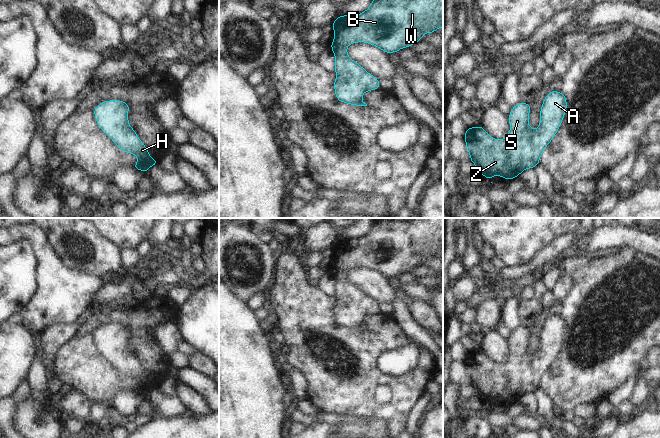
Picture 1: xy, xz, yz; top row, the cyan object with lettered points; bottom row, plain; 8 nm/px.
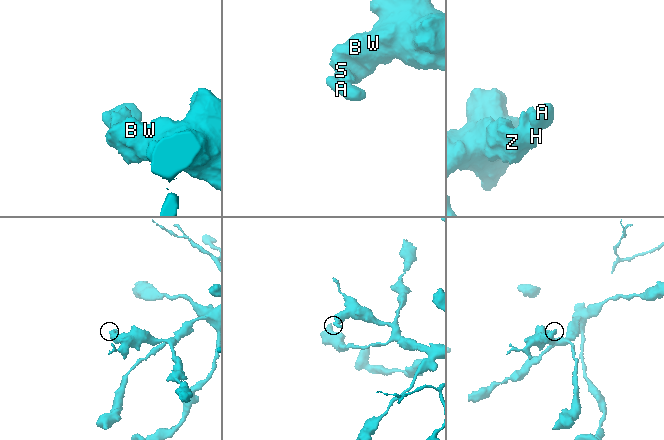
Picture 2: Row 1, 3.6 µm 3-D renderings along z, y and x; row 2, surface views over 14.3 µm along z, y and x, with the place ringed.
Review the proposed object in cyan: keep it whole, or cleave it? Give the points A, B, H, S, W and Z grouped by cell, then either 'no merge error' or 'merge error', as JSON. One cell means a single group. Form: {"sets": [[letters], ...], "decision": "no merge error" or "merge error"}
{"sets": [["A", "B", "H", "S", "W", "Z"]], "decision": "no merge error"}

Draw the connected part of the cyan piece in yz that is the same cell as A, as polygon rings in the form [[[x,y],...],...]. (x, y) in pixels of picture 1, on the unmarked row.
[[[553,314],[549,316],[540,332],[540,346],[537,353],[529,351],[531,327],[518,327],[512,331],[508,339],[510,354],[504,363],[494,363],[484,353],[482,348],[478,351],[468,351],[464,364],[470,384],[481,397],[491,406],[493,400],[501,400],[506,404],[518,401],[524,394],[535,392],[540,388],[540,381],[550,368],[564,343],[567,334],[567,324],[564,317]]]

